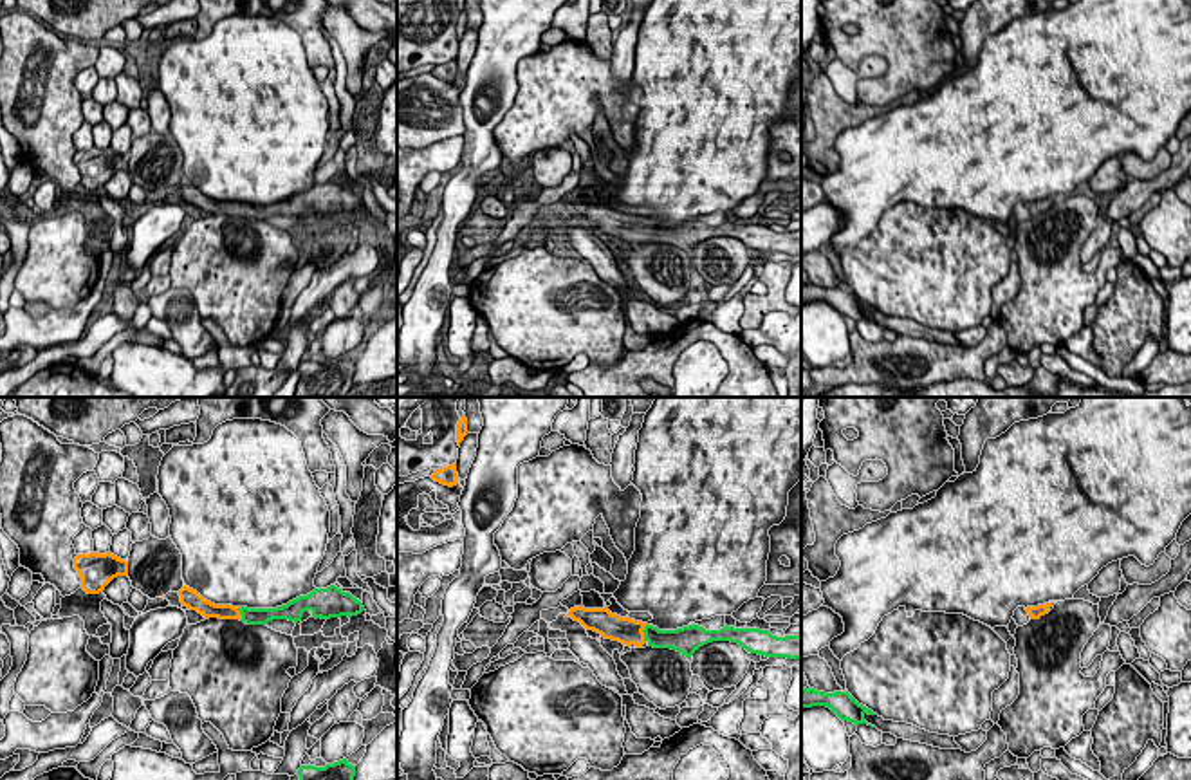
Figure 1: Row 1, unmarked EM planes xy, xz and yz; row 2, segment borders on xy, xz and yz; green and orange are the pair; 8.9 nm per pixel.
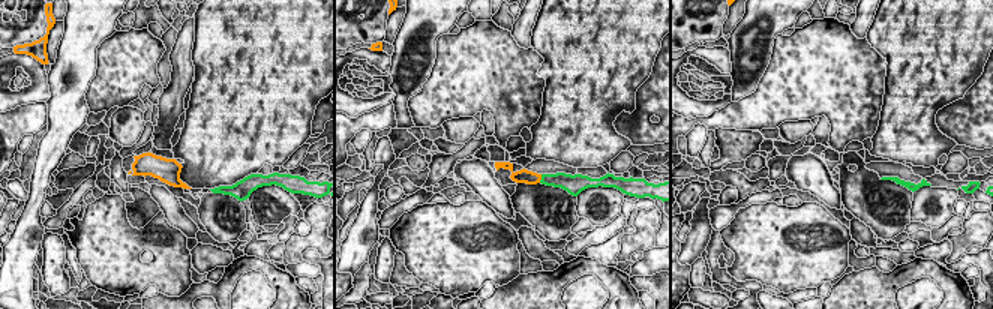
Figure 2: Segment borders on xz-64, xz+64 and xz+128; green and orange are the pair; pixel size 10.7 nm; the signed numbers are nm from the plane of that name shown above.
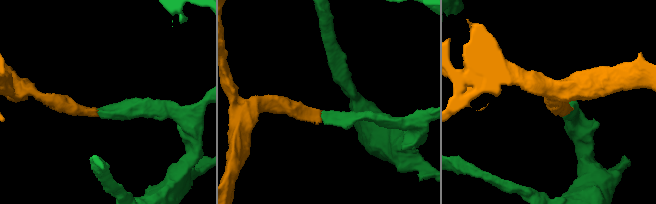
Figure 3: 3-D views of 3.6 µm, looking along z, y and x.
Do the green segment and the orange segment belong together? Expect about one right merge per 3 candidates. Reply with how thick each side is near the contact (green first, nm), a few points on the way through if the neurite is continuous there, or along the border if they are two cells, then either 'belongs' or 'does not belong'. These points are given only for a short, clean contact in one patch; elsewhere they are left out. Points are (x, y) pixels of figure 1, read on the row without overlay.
170/240 nm | across xz (655, 233), (643, 226), (627, 226) | belongs

